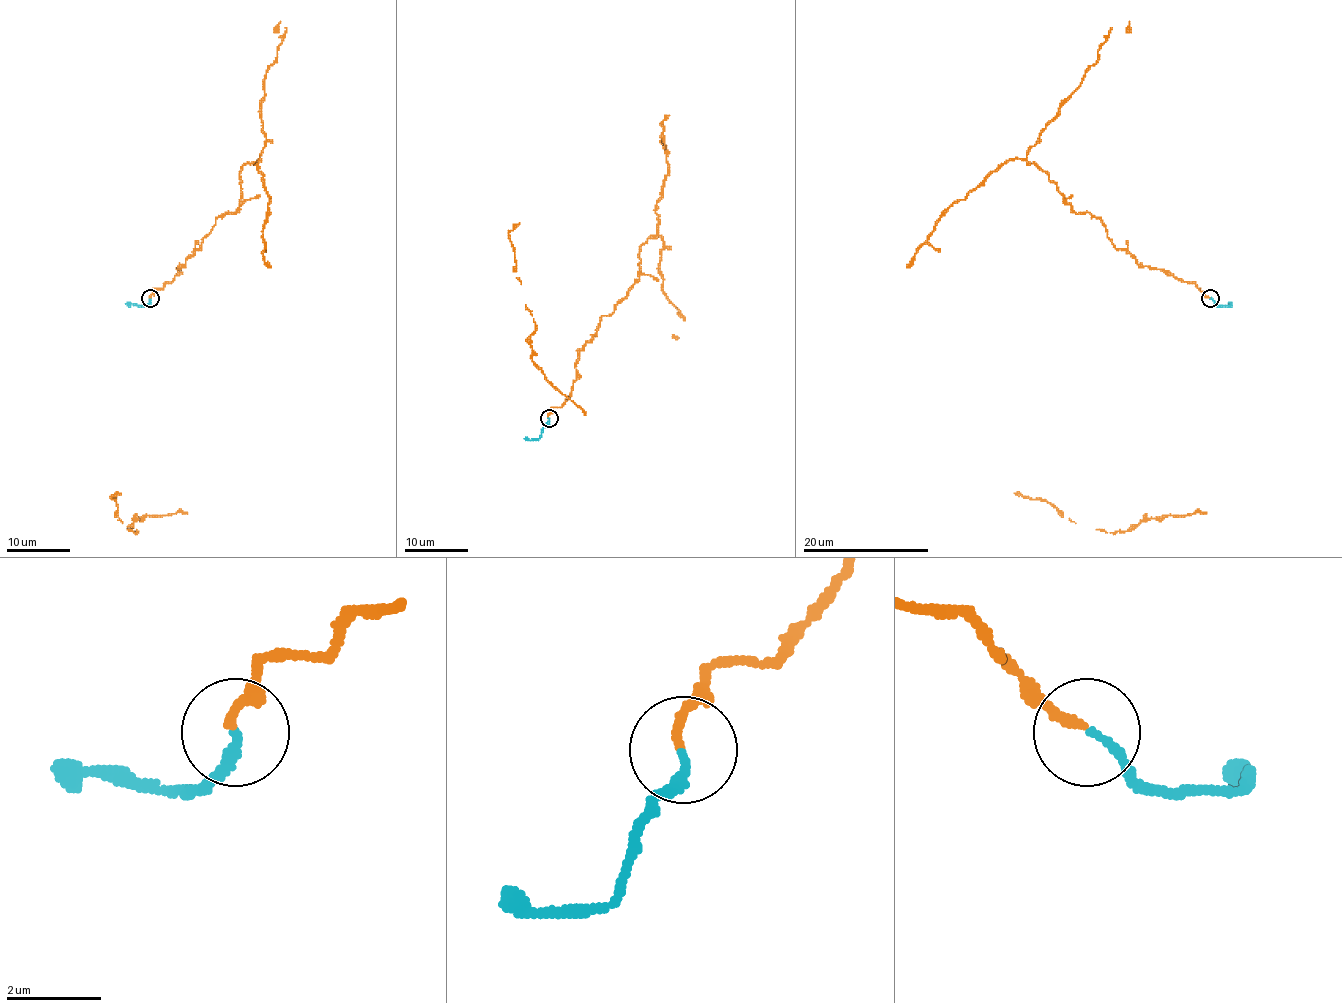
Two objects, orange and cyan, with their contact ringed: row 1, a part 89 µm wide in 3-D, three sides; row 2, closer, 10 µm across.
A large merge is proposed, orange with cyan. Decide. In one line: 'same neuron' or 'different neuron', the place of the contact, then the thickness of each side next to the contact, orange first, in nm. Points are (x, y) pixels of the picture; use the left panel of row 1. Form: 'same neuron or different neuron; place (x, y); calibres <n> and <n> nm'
different neuron; place (150, 298); calibres 180 and 180 nm

